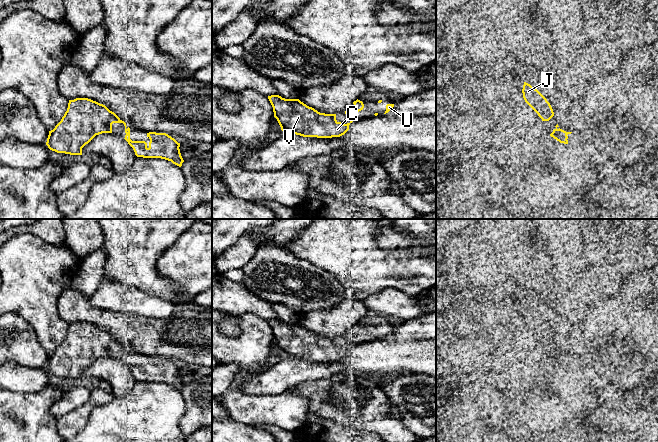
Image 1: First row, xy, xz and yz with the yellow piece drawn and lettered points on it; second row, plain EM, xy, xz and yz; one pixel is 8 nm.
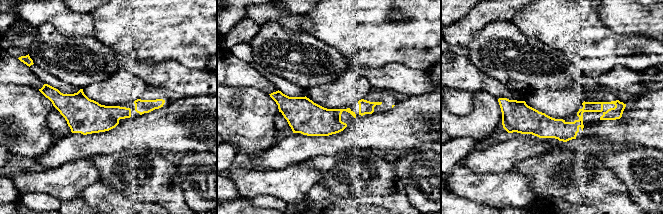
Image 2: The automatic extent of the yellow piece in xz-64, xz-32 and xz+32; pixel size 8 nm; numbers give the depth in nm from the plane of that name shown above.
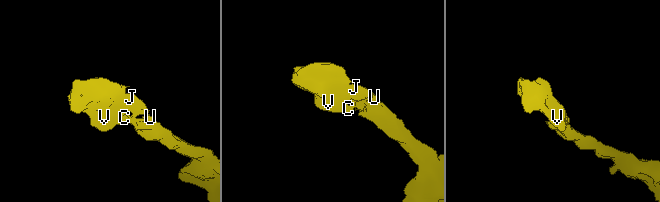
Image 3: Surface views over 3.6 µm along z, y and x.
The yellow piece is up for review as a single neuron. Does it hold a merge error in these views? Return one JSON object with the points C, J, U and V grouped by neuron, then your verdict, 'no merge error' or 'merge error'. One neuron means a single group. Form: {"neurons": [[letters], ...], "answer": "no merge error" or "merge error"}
{"neurons": [["C", "J", "U", "V"]], "answer": "no merge error"}

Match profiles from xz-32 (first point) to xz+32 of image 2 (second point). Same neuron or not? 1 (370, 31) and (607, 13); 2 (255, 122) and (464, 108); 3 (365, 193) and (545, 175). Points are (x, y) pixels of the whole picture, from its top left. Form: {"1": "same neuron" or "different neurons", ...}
{"1": "different neurons", "2": "different neurons", "3": "same neuron"}

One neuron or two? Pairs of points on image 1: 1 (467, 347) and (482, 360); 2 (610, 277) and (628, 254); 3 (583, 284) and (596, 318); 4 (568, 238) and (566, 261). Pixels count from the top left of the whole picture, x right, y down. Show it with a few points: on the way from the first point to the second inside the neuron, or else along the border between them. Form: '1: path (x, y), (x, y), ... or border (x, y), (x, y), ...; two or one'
1: path (471, 351), (478, 356); one
2: path (612, 271), (623, 260); one
3: path (590, 292), (598, 303), (598, 310); one
4: path (568, 244), (568, 255); one

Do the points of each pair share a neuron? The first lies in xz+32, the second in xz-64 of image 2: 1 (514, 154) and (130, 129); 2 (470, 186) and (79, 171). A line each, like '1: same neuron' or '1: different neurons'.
1: same neuron
2: same neuron

